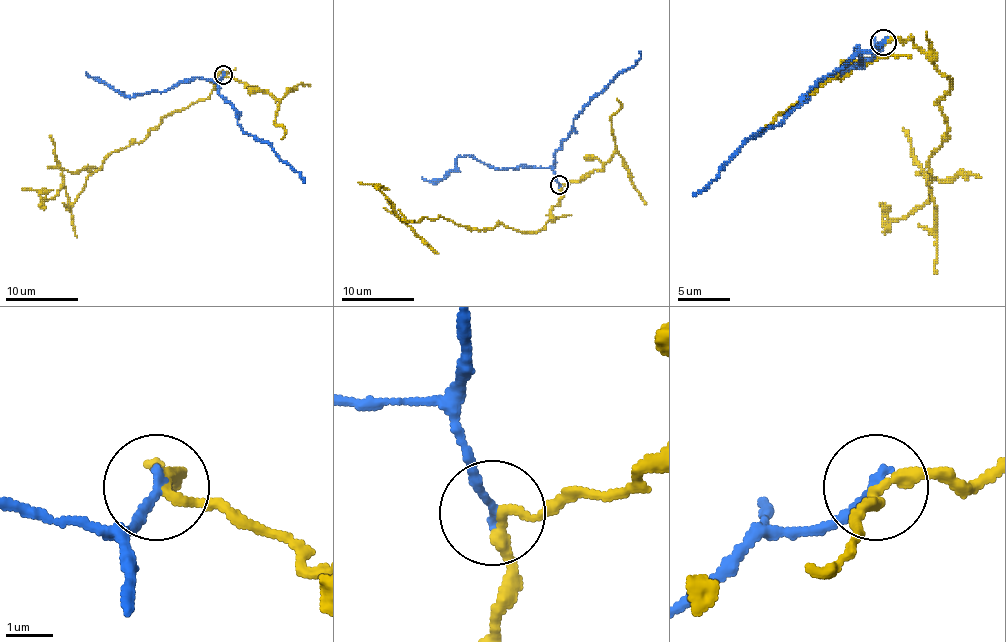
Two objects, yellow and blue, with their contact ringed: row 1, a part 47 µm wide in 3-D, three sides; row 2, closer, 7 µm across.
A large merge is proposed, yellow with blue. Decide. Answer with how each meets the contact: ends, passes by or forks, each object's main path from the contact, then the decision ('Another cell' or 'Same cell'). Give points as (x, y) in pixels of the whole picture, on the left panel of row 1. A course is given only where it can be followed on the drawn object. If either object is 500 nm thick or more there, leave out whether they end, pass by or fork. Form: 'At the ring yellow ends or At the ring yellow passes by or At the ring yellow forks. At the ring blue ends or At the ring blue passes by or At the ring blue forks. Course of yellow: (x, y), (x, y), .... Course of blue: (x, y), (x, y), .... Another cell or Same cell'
At the ring yellow passes by. At the ring blue ends. Course of yellow: (224, 75), (212, 93), (108, 157), (69, 201), (64, 170), (102, 170). Course of blue: (222, 75), (217, 82), (219, 93), (235, 111), (237, 124), (246, 133), (263, 139), (304, 179), (303, 183). Another cell

